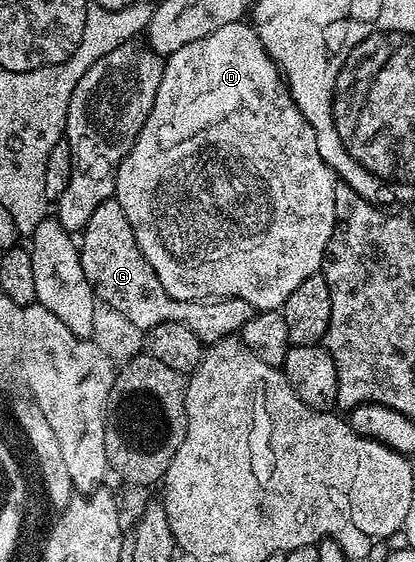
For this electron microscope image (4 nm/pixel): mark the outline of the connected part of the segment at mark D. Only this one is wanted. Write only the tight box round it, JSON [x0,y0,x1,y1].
[115,21,339,311]

